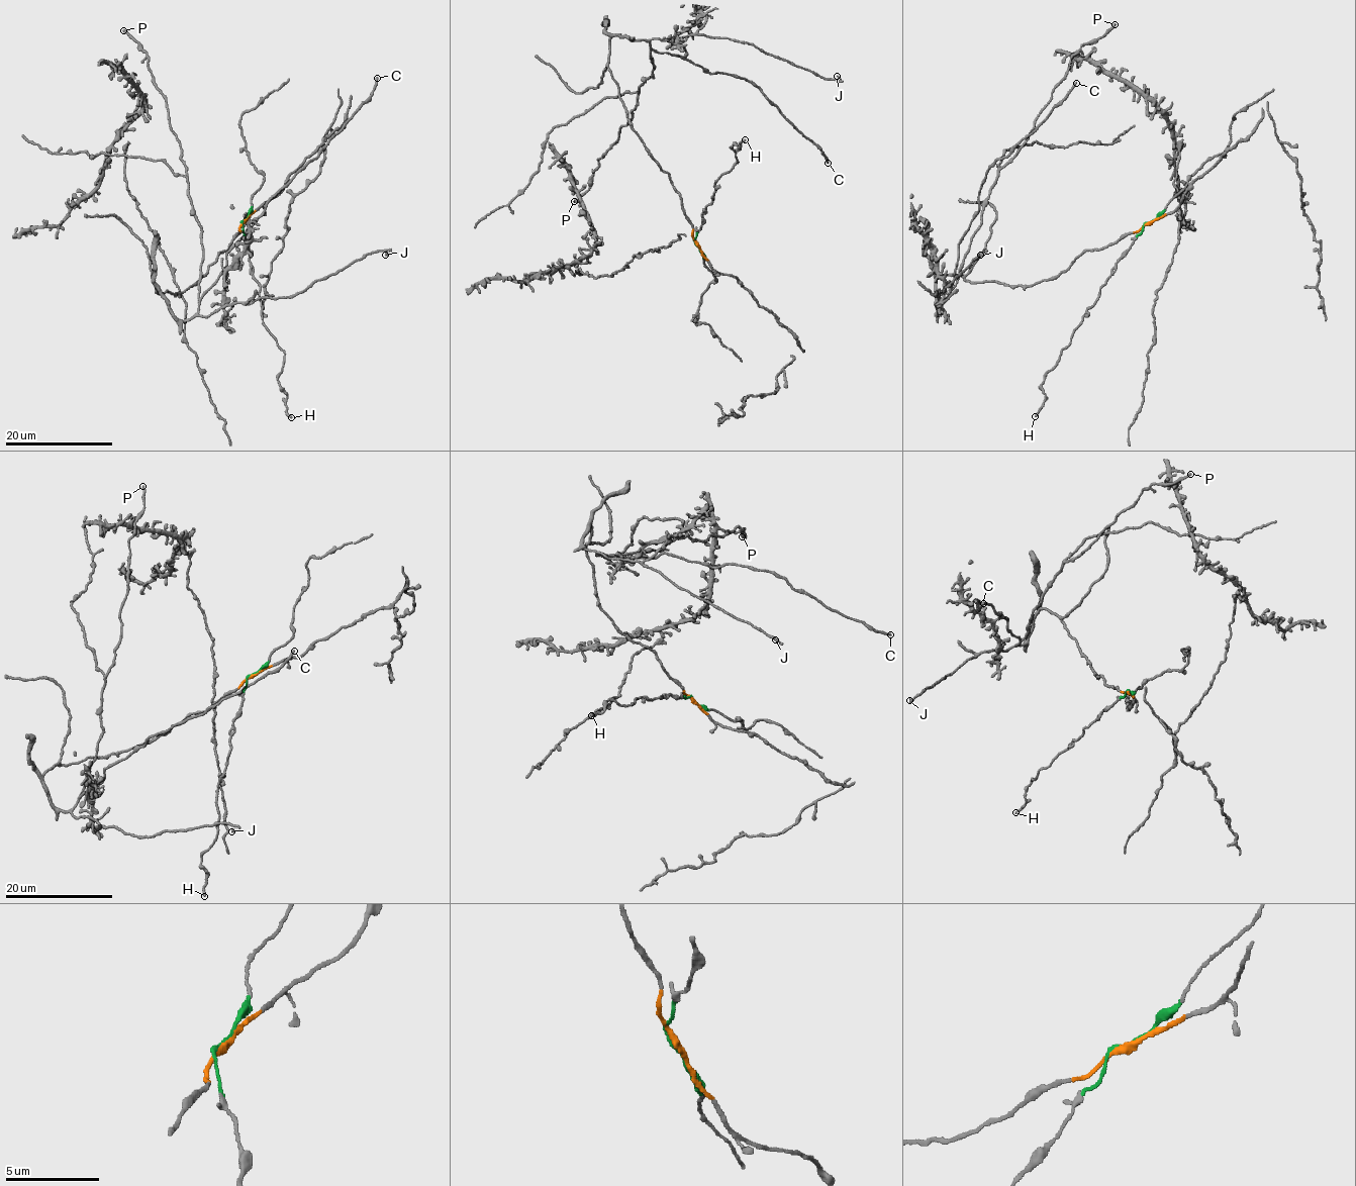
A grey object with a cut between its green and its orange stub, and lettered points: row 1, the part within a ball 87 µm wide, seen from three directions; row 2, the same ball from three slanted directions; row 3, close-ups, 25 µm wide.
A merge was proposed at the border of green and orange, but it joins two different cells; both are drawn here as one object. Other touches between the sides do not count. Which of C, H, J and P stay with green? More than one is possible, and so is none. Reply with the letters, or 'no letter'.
H

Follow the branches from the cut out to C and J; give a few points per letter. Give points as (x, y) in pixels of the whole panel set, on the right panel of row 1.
C: (1150, 223), (1032, 285), (942, 275), (937, 305), (954, 280), (988, 168), (1076, 82)
J: (1150, 223), (1084, 250), (1058, 276), (1032, 285), (942, 275), (937, 305), (936, 293), (980, 256)

